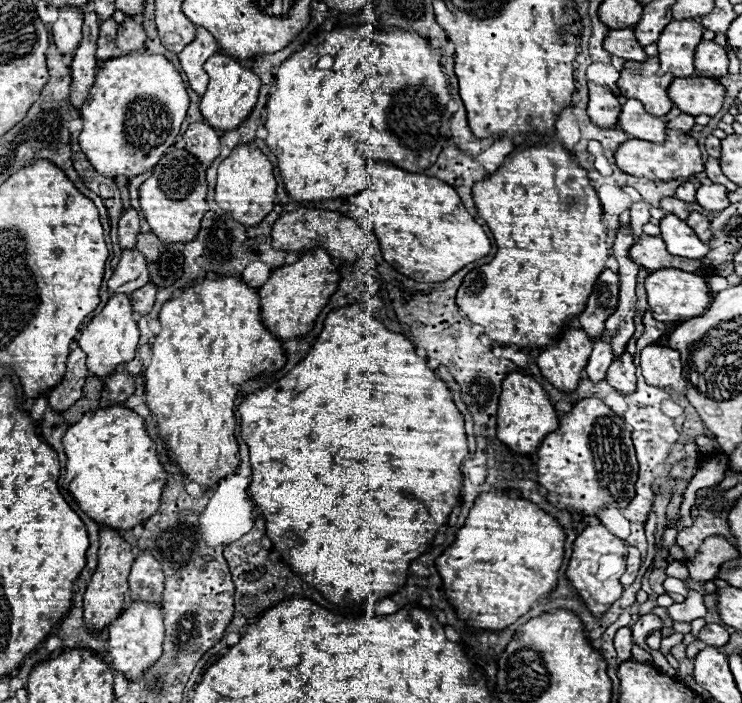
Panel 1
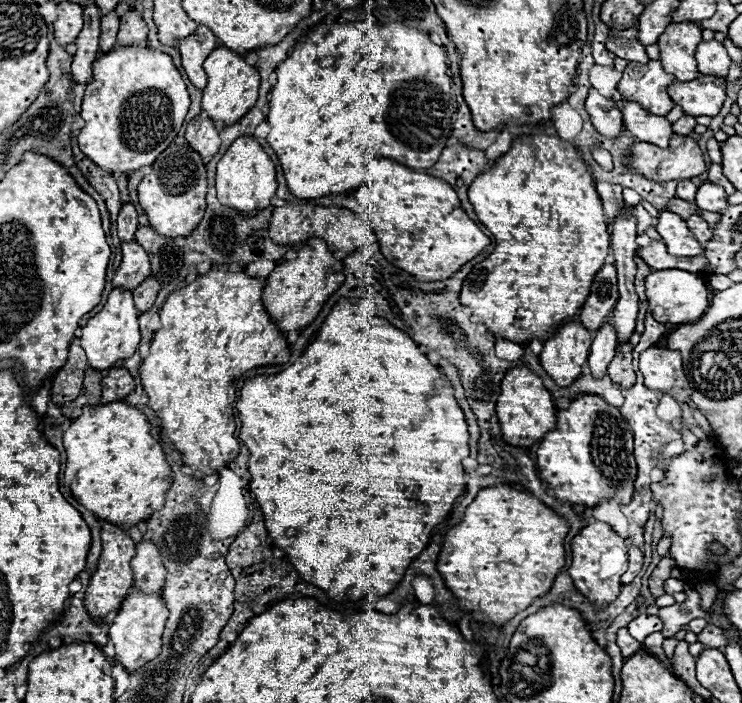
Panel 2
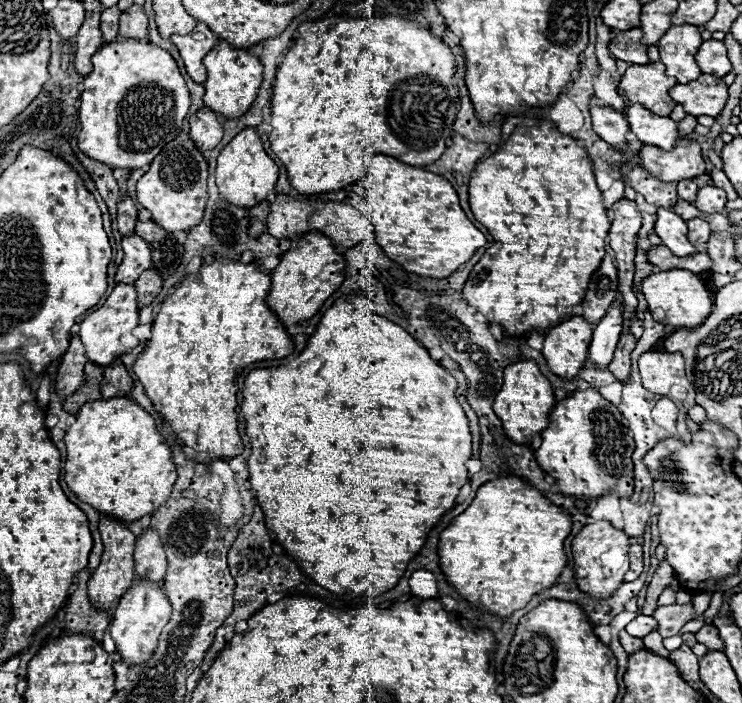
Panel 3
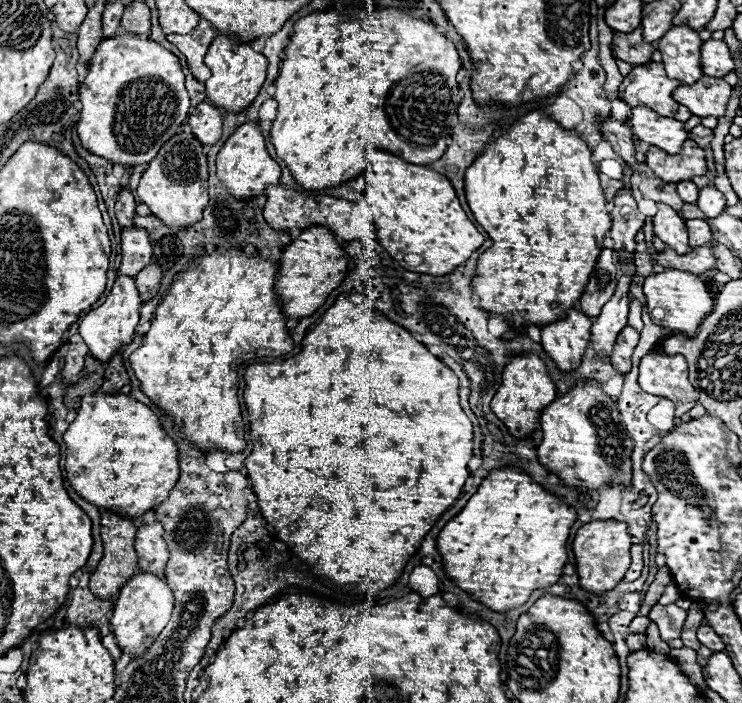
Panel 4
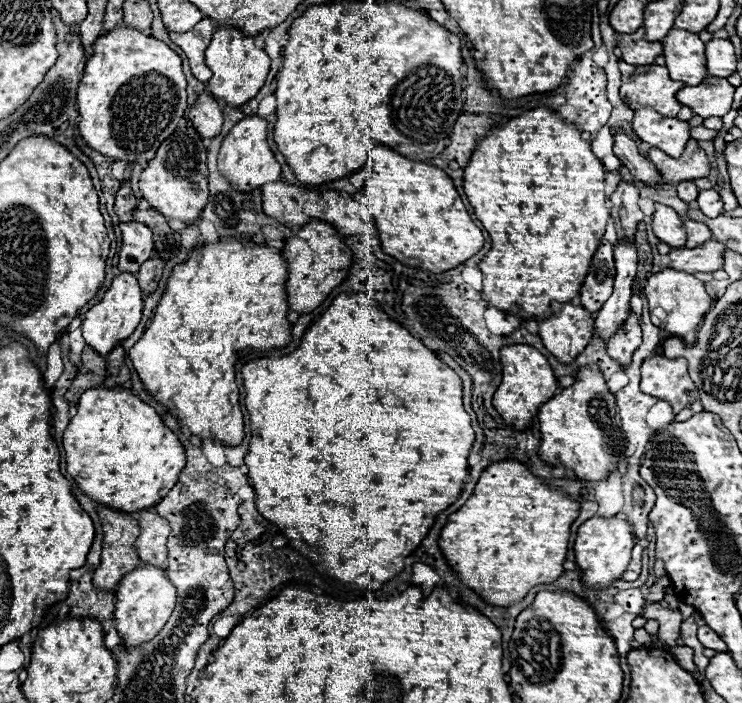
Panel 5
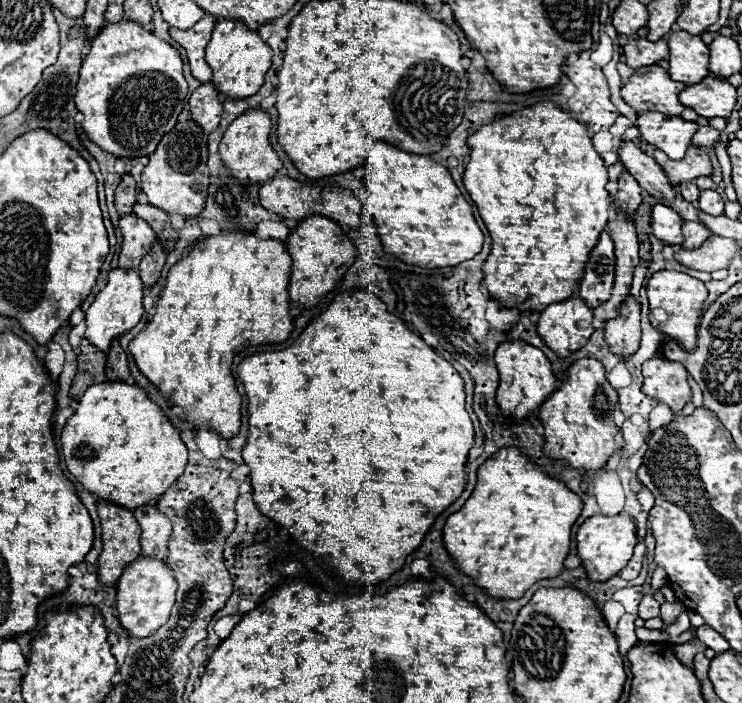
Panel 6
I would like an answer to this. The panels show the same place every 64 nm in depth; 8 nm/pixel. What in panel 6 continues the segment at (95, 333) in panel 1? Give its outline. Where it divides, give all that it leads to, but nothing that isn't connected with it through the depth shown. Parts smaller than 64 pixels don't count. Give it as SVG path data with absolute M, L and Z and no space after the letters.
M116 268L108 272L108 284L104 290L96 296L94 304L86 312L86 332L84 338L90 340L98 350L106 352L110 344L120 338L122 334L130 332L142 318L142 298L144 298L144 286L136 270L124 270Z

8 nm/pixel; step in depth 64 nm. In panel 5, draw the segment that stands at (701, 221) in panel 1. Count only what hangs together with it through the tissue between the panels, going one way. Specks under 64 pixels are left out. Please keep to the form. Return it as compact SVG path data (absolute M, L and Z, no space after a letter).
M686 220L686 222L684 222L684 226L686 226L686 232L688 232L686 248L696 248L696 246L700 246L700 244L704 244L706 240L710 240L710 238L712 238L712 234L710 234L708 226L706 226L706 224L702 224L702 222Z

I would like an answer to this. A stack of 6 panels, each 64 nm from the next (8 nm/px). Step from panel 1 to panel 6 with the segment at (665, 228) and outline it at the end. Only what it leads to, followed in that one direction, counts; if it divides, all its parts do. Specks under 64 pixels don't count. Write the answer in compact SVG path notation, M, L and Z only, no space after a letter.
M656 204L652 208L652 234L656 238L660 238L662 242L674 246L674 244L682 244L684 236L682 236L682 224L684 220L668 206L664 204Z

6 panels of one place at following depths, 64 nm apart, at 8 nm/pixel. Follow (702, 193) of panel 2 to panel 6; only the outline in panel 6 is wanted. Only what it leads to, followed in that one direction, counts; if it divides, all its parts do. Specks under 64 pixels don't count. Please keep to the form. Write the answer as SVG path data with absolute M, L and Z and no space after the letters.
M702 190L698 204L700 204L700 210L710 214L710 216L724 214L724 200L716 190Z

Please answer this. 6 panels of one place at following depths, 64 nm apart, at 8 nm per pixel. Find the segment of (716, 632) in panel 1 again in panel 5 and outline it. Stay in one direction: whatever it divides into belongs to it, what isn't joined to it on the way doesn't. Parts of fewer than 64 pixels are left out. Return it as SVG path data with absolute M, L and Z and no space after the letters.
M700 626L698 628L698 640L702 642L704 648L716 650L716 652L726 652L726 644L718 638L718 634L714 634L714 630L710 630L708 626Z

